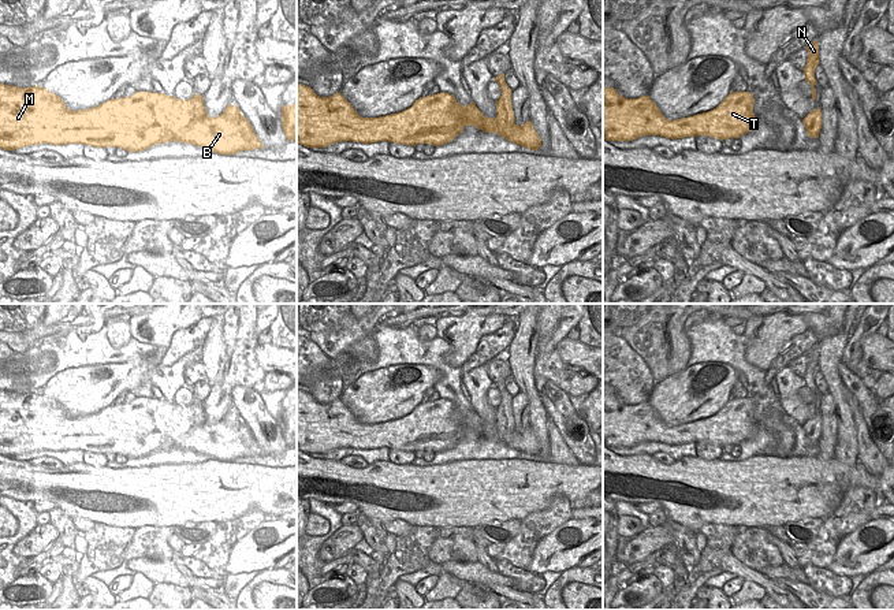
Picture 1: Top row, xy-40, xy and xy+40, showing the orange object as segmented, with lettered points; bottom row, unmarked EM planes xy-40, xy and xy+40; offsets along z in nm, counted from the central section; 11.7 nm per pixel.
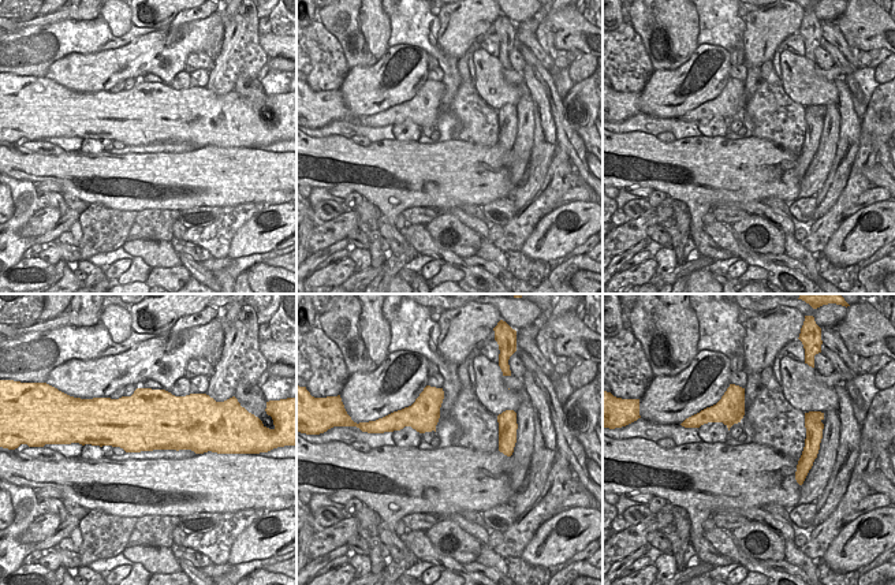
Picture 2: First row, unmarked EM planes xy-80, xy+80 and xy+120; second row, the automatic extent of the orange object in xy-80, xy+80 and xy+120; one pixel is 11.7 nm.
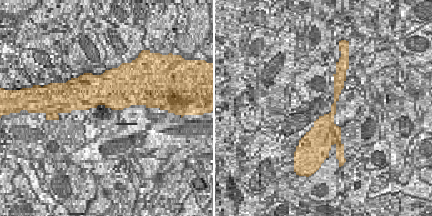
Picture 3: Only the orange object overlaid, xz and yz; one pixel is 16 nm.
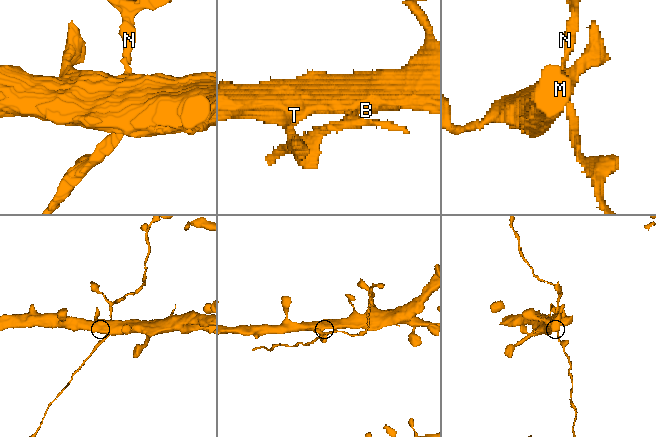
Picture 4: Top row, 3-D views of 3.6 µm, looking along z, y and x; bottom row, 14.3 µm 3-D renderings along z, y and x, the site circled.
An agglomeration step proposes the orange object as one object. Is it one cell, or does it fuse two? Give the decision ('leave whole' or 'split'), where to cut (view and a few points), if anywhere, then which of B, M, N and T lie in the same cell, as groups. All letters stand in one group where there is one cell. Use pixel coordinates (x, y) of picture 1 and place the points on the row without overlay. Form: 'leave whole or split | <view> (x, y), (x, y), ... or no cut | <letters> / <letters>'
split | xy (495, 424), (505, 431), (514, 430) | B M T / N

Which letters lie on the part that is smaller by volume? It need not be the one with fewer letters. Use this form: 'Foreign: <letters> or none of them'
Foreign: N

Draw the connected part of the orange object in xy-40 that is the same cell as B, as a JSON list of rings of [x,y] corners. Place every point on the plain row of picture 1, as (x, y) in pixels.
[[[0,390],[0,455],[15,457],[38,450],[82,450],[141,458],[172,447],[193,450],[219,461],[265,454],[236,412],[227,412],[221,421],[211,424],[204,403],[179,406],[165,399],[135,398],[130,403],[112,405],[89,416],[71,417],[57,401],[41,393],[18,394]]]

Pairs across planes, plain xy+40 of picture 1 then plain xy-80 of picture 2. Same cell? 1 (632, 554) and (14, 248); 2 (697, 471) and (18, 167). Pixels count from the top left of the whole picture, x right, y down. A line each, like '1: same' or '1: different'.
1: different
2: same

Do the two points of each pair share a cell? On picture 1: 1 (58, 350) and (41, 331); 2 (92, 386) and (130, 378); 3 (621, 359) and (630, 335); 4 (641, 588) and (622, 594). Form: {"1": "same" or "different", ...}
{"1": "different", "2": "same", "3": "different", "4": "same"}

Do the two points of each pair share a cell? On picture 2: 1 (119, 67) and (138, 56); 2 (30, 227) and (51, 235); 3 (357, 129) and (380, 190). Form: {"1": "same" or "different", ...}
{"1": "same", "2": "different", "3": "different"}

